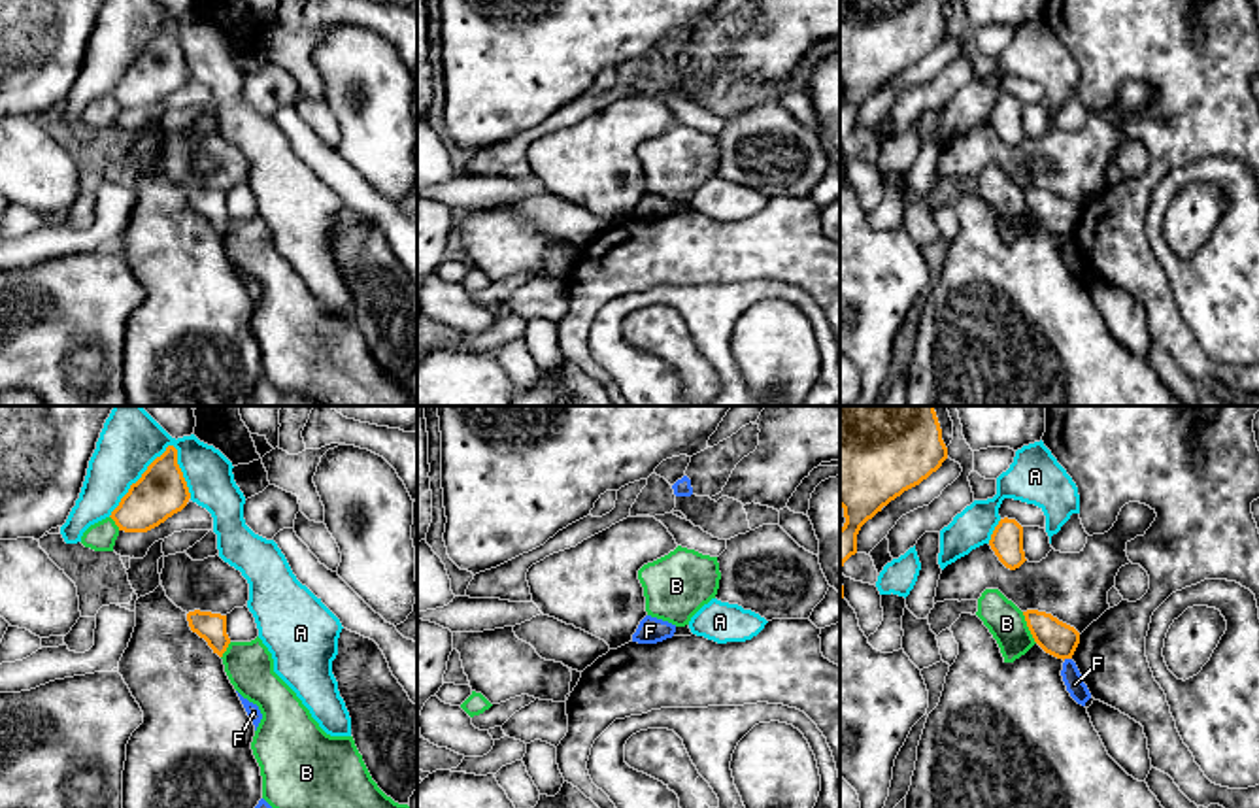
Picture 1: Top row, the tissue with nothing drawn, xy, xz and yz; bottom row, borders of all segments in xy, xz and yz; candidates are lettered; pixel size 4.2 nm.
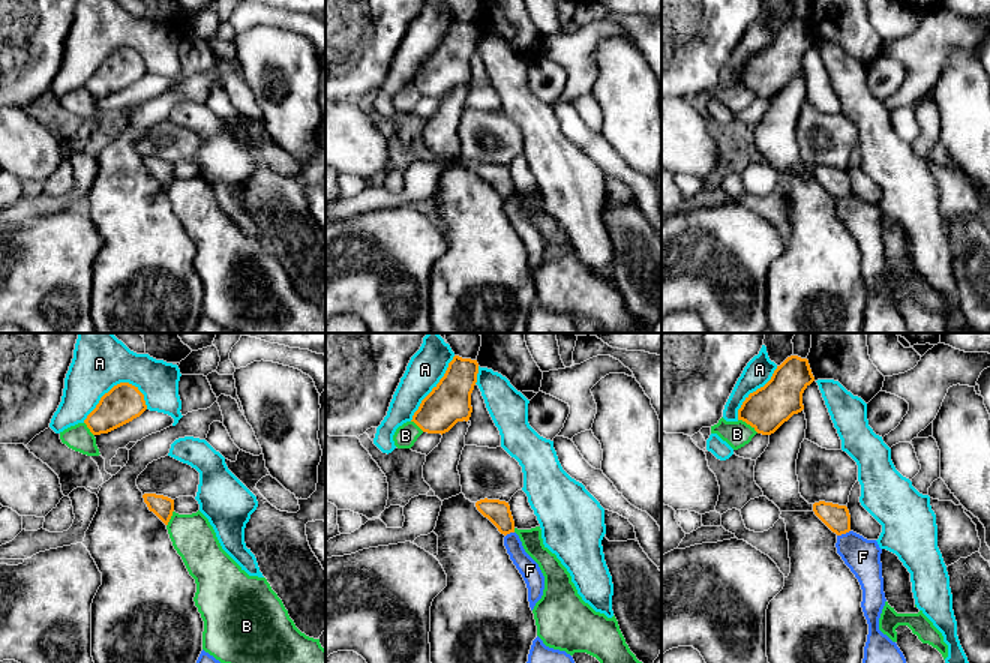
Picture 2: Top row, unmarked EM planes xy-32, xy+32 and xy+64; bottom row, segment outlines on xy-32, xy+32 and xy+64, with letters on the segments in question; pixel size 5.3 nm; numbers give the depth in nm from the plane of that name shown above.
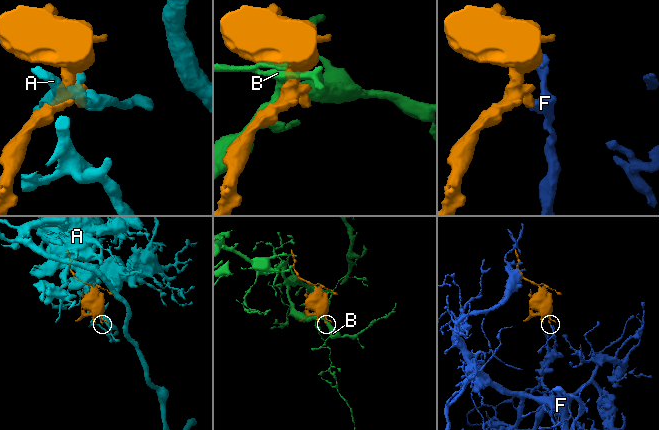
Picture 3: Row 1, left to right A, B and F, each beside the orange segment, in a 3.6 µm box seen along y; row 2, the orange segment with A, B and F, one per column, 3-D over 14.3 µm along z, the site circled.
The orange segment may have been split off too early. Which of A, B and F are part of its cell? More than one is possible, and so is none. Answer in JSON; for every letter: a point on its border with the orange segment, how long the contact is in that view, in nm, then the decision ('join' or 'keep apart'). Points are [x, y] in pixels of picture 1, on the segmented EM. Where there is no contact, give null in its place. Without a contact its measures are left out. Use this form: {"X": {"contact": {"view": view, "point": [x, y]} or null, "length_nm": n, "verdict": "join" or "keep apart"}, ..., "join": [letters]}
{"A": {"contact": {"view": "xy", "point": [138, 480]}, "length_nm": 420, "verdict": "keep apart"}, "B": {"contact": {"view": "yz", "point": [1027, 625]}, "length_nm": 150, "verdict": "keep apart"}, "F": {"contact": {"view": "yz", "point": [1067, 657]}, "length_nm": 40, "verdict": "keep apart"}, "join": []}

